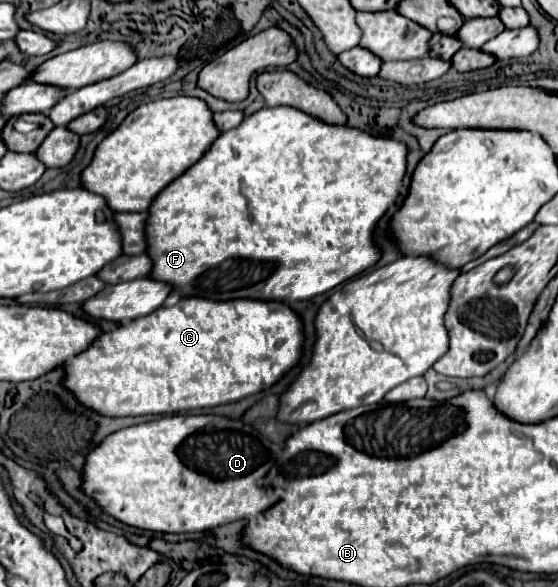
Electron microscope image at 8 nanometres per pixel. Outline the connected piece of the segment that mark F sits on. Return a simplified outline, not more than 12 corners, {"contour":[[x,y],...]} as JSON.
{"contour":[[217,112],[151,278],[311,300],[375,266],[409,148]]}

